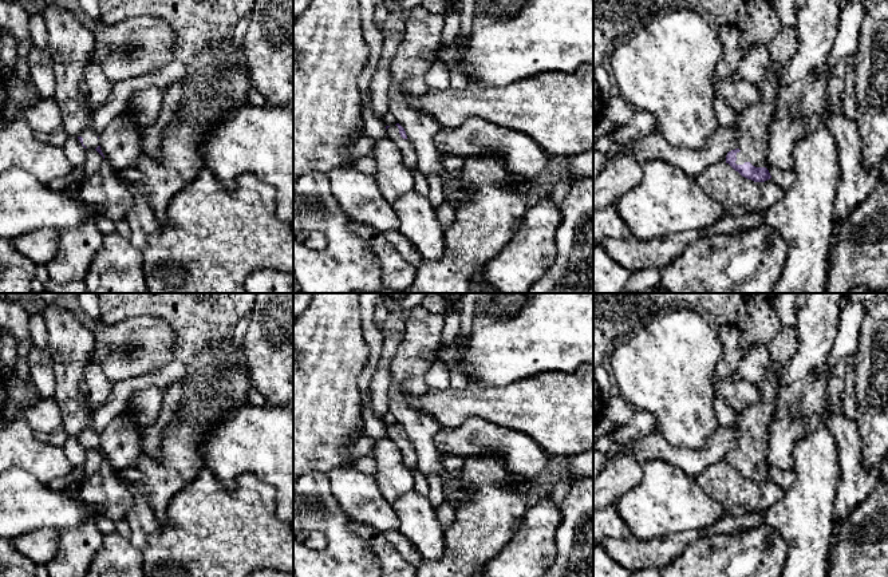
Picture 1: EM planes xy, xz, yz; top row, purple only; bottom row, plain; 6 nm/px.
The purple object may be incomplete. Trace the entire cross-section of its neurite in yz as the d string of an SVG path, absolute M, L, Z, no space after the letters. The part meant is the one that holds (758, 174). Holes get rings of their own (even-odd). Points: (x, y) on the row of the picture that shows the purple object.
M770 72L765 79L755 83L755 87L759 92L759 100L734 115L734 122L742 138L739 146L727 153L726 163L747 179L765 182L771 178L766 169L765 155L774 115L778 80Z

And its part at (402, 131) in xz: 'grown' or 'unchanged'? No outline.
grown

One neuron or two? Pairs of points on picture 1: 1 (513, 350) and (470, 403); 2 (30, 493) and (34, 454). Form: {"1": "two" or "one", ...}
{"1": "two", "2": "two"}

